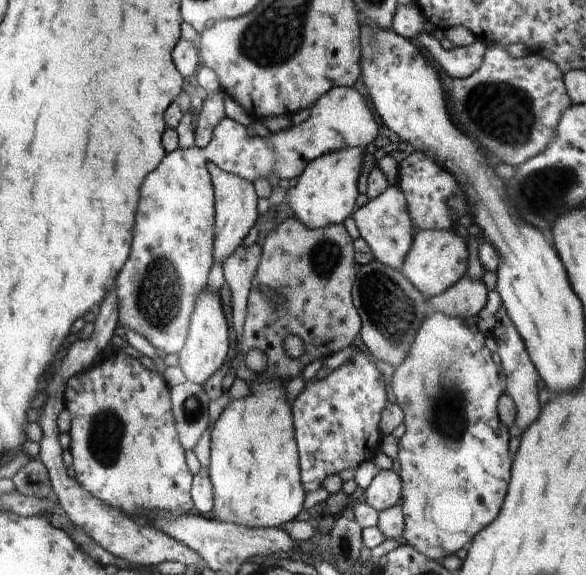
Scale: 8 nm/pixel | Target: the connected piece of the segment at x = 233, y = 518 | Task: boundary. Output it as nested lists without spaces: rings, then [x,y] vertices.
[[[268,380],[268,382],[252,382],[250,386],[250,394],[245,399],[230,401],[228,407],[220,414],[220,418],[216,420],[214,429],[211,430],[211,450],[208,472],[210,481],[214,490],[214,518],[220,522],[236,524],[236,526],[246,526],[246,528],[282,528],[287,522],[296,520],[301,511],[304,511],[303,504],[305,502],[304,488],[302,488],[302,478],[300,477],[299,455],[294,436],[294,426],[292,426],[292,409],[286,398],[283,384],[286,381]]]

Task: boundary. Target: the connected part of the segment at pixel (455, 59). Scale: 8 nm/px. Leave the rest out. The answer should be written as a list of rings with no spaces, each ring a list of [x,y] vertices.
[[[420,32],[417,39],[453,78],[472,76],[480,68],[487,48],[481,41],[476,41],[471,46],[460,46],[454,47],[452,50],[445,50],[441,42],[428,32]]]

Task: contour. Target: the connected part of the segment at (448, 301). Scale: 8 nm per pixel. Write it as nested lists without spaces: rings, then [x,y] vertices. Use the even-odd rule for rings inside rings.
[[[465,275],[442,294],[428,299],[435,312],[446,316],[478,317],[488,302],[488,289],[484,280],[473,280]]]

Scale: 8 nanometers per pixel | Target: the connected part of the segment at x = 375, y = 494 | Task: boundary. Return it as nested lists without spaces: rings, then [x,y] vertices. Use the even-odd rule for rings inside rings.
[[[380,469],[368,489],[364,490],[360,497],[380,513],[401,501],[401,491],[400,476],[392,469]]]

